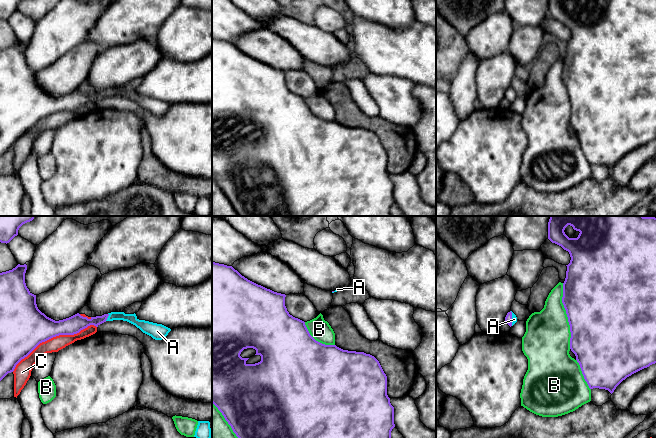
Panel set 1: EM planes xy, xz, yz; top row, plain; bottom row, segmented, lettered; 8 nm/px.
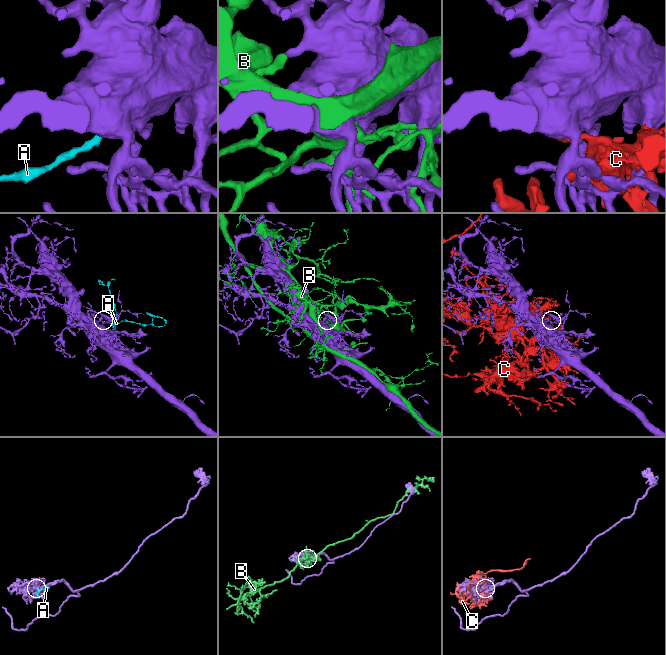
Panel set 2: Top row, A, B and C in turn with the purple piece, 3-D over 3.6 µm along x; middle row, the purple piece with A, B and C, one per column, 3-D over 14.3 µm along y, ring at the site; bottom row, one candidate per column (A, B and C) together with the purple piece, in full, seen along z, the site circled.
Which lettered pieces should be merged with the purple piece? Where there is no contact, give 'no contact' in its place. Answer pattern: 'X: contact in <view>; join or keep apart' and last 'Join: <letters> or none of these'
A: contact in xy; join
B: contact in yz; keep apart
C: contact in xy; keep apart
Join: A

